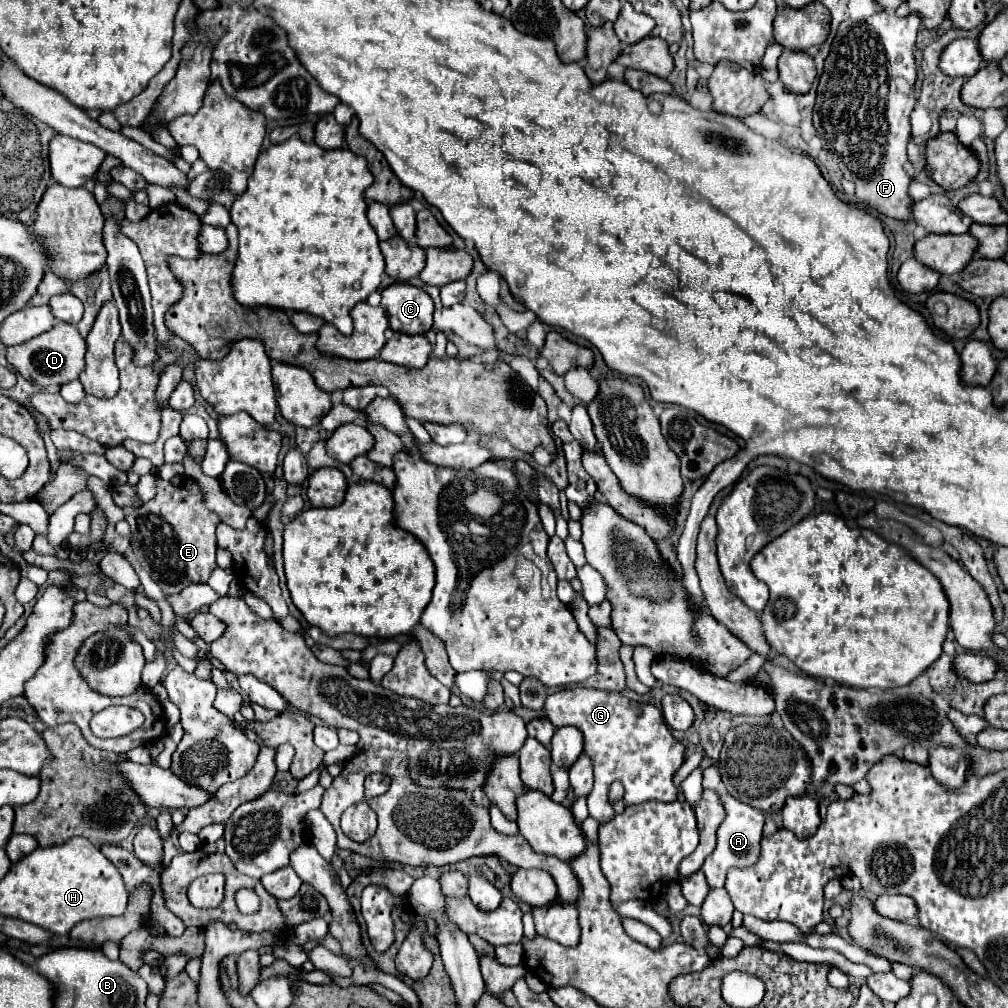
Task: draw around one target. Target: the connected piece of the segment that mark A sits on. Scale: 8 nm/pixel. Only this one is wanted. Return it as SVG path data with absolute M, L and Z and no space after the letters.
M722 793L722 795L724 795L724 807L728 809L728 815L718 829L718 845L716 845L714 853L710 857L706 857L706 861L702 865L702 871L712 889L724 887L726 873L730 867L750 867L752 863L756 863L756 859L760 855L760 837L762 837L762 825L764 825L764 811L750 807L750 805L734 799L728 793Z

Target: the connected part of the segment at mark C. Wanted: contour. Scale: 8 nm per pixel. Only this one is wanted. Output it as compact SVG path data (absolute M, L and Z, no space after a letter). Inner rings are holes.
M392 283L382 291L382 307L390 319L390 329L420 335L432 327L434 303L430 295L408 283Z

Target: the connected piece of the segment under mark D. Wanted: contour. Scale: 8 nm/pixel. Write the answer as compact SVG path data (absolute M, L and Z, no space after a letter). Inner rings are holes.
M58 323L50 331L34 337L32 341L26 341L22 345L8 347L8 363L28 381L48 387L48 385L64 385L68 381L78 379L78 375L84 371L84 353L86 353L86 341L78 333L78 327L72 327L68 323Z

